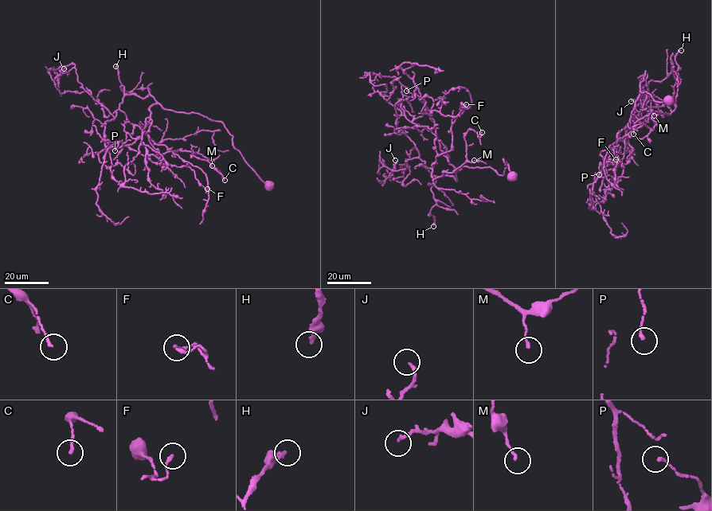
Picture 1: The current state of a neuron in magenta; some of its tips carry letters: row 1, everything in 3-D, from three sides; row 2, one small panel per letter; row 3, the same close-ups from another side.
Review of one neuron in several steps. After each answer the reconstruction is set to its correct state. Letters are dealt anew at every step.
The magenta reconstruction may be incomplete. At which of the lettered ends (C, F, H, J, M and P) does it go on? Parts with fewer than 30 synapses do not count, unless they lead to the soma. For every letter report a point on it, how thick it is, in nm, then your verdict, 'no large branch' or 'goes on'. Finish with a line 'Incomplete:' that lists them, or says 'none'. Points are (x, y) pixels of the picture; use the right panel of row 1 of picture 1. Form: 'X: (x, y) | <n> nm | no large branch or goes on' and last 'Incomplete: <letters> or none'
C: (633, 134) | 140 nm | no large branch
F: (616, 159) | 150 nm | no large branch
H: (681, 50) | 280 nm | no large branch
J: (631, 101) | 140 nm | no large branch
M: (654, 115) | 130 nm | no large branch
P: (599, 174) | 160 nm | no large branch
Incomplete: none

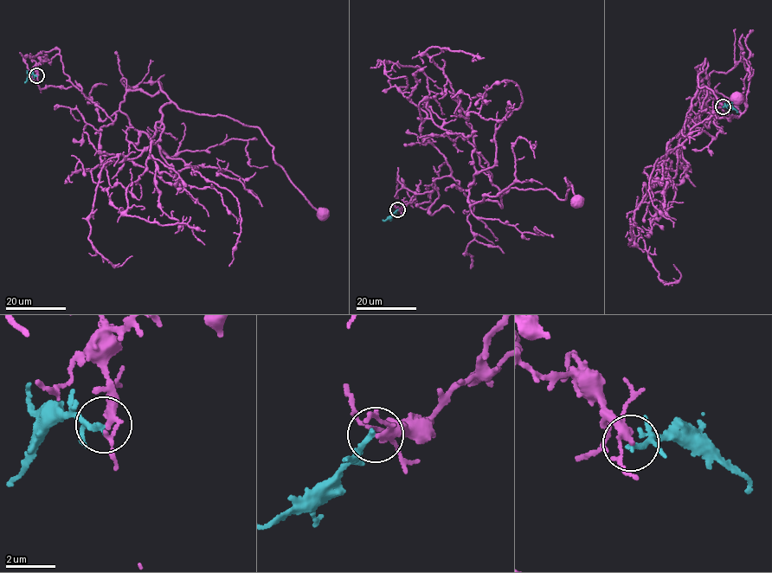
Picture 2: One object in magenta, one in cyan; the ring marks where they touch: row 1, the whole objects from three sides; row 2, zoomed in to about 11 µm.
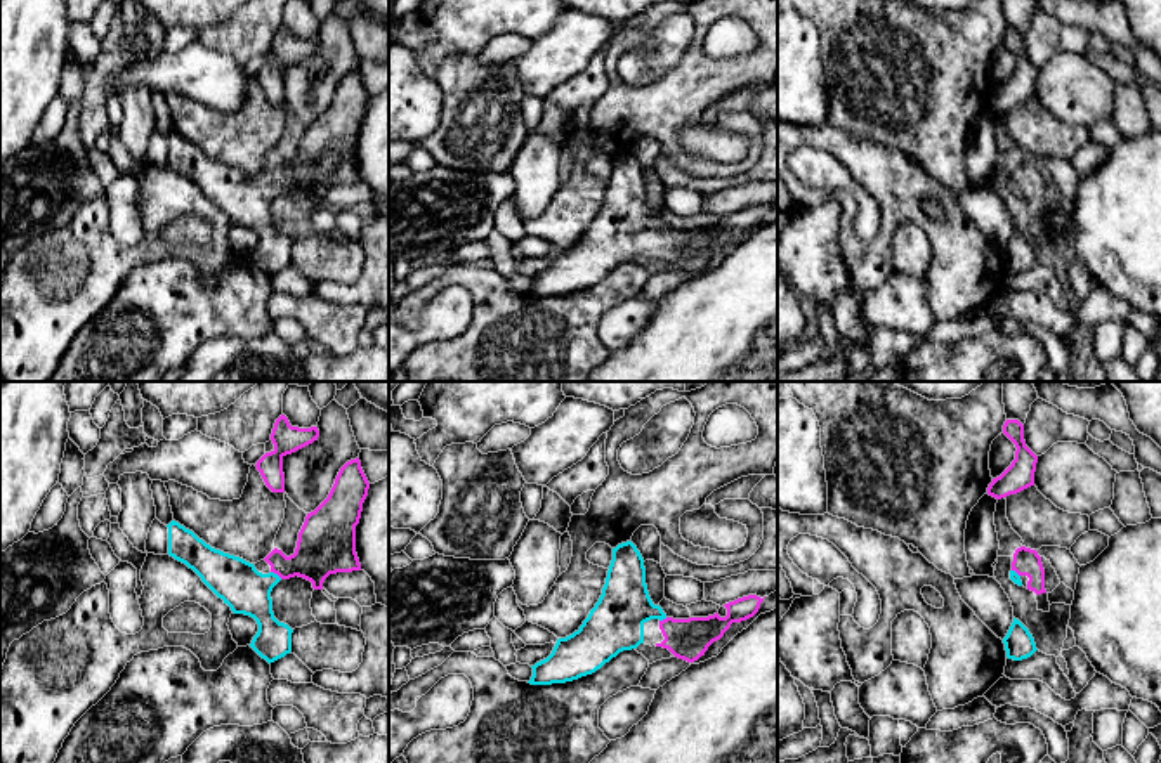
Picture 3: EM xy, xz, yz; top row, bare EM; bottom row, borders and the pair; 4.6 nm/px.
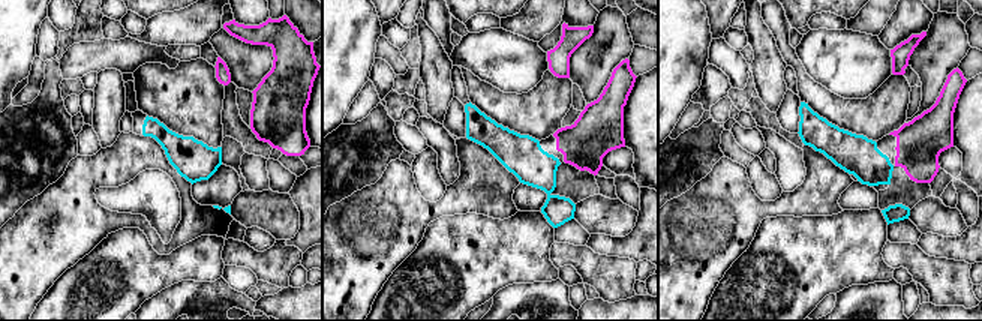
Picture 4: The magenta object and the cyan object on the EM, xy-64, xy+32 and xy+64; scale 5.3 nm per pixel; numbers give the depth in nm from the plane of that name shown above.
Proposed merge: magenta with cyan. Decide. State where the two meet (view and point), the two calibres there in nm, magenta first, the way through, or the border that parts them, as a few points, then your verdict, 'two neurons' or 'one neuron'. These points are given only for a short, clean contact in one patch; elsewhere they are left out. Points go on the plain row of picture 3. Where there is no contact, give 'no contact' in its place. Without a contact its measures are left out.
meets magenta in xy at (276, 184); 240 nm thick on the magenta side, 220 nm on the other; runs through xy (323, 158), (308, 174), (276, 184), (264, 195), (238, 195); one neuron

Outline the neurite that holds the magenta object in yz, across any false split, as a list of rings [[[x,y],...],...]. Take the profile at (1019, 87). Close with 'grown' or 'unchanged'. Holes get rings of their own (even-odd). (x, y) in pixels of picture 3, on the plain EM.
[[[1007,31],[1003,45],[1015,55],[1015,71],[1012,76],[987,99],[987,106],[1001,111],[1010,106],[1017,106],[1034,97],[1034,83],[1038,68],[1026,57],[1024,36],[1019,31]]] | unchanged

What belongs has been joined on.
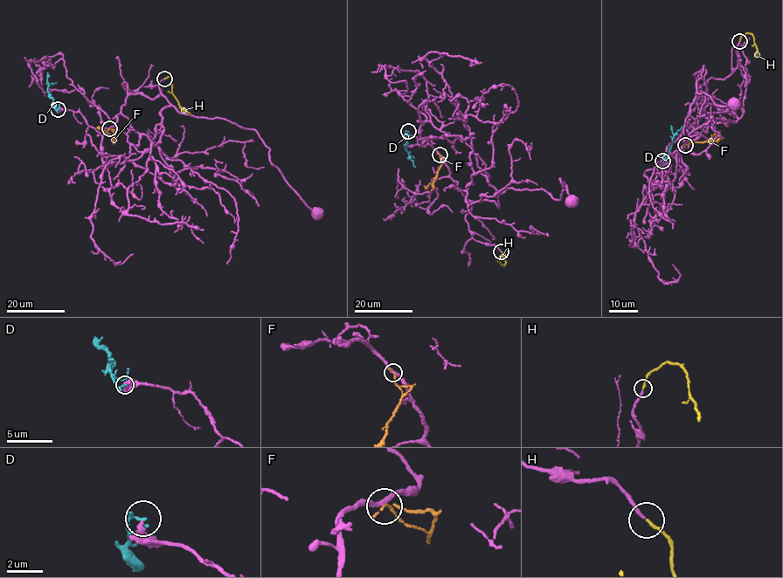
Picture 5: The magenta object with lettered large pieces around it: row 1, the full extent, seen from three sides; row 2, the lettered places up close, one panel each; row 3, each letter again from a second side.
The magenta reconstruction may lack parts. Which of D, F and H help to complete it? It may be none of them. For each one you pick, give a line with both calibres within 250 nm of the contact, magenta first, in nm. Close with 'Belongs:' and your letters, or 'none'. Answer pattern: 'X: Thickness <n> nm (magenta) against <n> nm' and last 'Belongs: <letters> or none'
H: Thickness 200 nm (magenta) against 180 nm
Belongs: H

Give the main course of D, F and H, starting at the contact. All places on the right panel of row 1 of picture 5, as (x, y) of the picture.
D: (662, 161), (673, 142), (670, 126)
F: (685, 145), (706, 141), (715, 135)
H: (739, 41), (745, 34), (752, 35), (758, 49), (754, 56)

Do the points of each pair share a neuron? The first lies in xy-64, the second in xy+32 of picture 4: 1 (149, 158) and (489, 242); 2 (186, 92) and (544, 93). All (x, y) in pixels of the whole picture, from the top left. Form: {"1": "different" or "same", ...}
{"1": "different", "2": "same"}

